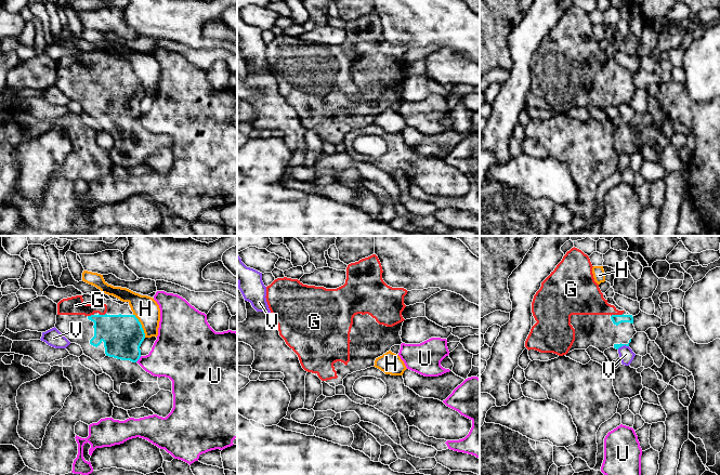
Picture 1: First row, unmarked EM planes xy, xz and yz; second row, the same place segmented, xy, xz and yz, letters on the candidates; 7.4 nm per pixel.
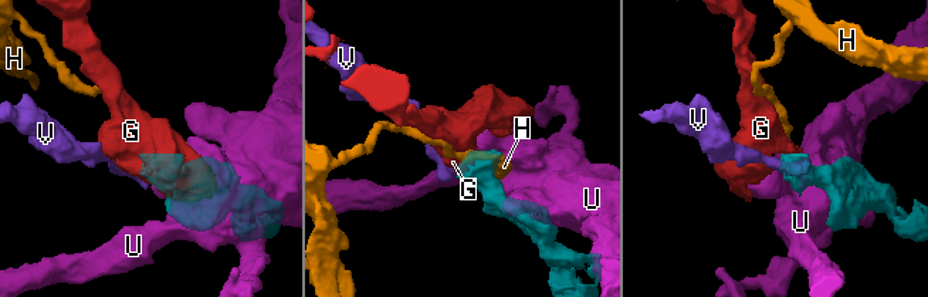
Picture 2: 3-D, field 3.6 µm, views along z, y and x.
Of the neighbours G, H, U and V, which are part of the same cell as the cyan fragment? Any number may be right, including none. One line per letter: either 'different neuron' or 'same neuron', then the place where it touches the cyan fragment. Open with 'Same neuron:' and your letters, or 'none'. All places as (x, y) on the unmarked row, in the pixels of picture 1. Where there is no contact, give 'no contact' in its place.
Same neuron: G
G: same neuron; meets cyan in yz at (616, 73)
H: different neuron; meets cyan in xy at (141, 83)
U: different neuron; meets cyan in xy at (138, 117)
V: different neuron; meets cyan in yz at (623, 103)

